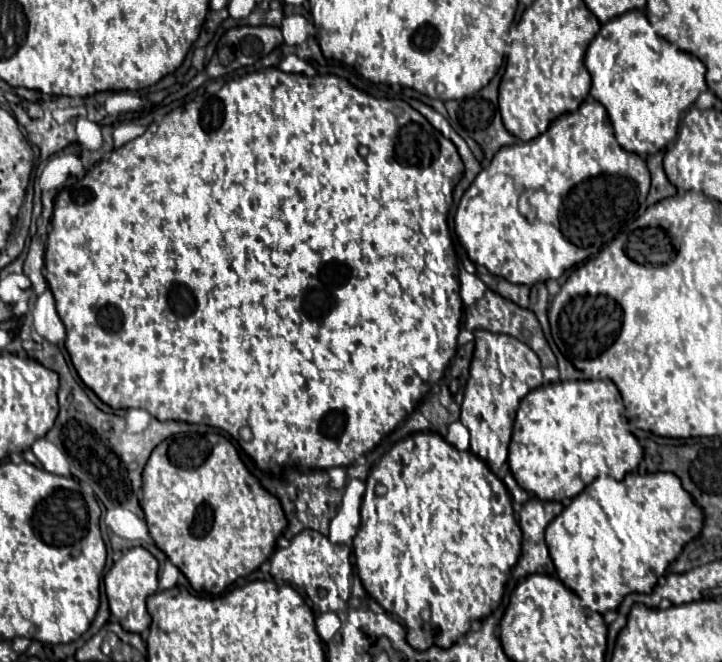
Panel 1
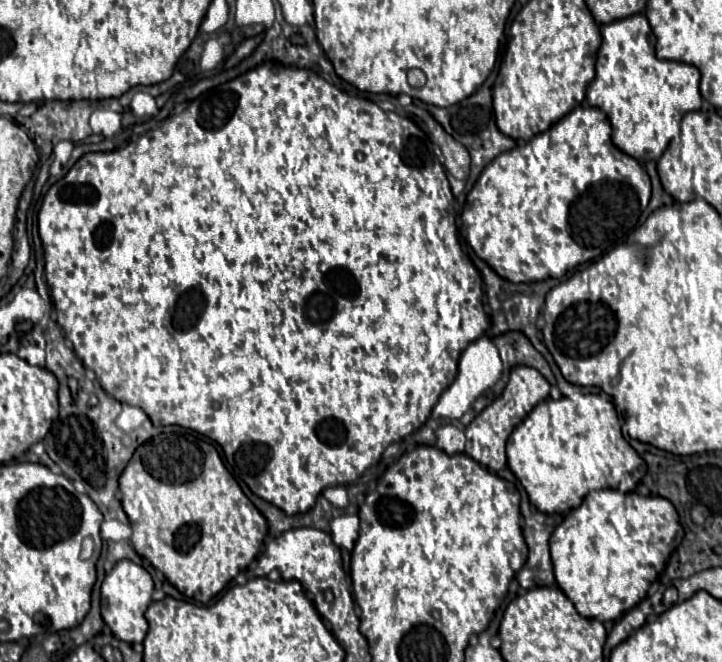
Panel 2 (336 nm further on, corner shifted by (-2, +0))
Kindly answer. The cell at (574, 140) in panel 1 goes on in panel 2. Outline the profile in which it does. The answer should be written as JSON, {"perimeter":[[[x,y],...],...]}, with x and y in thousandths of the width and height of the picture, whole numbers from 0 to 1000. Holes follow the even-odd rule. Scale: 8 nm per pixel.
{"perimeter":[[[799,160],[794,169],[780,175],[771,187],[766,187],[766,193],[760,193],[760,199],[741,205],[738,211],[733,211],[724,221],[716,221],[716,224],[711,224],[705,230],[691,233],[677,251],[672,251],[672,257],[661,269],[655,287],[647,293],[647,305],[644,305],[644,314],[641,314],[641,323],[639,323],[639,353],[652,369],[655,381],[669,396],[675,396],[694,420],[699,420],[705,426],[744,426],[744,423],[755,423],[755,420],[777,420],[791,405],[796,405],[802,399],[810,399],[810,396],[816,396],[821,390],[830,390],[841,378],[846,378],[849,372],[860,369],[882,344],[885,326],[891,323],[891,317],[899,308],[902,272],[899,272],[896,260],[891,257],[891,251],[880,239],[860,230],[846,215],[846,199],[849,199],[849,193],[846,193],[838,169],[832,169],[830,163],[821,163],[821,160],[819,163],[816,160]]]}

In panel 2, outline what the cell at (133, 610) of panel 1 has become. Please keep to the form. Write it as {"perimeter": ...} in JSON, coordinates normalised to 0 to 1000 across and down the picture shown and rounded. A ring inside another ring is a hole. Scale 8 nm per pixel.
{"perimeter":[[[168,846],[157,855],[157,861],[145,870],[140,885],[140,931],[145,943],[154,949],[159,964],[179,973],[198,970],[206,949],[198,927],[209,909],[209,900],[212,900],[212,873],[198,855],[181,846]]]}

